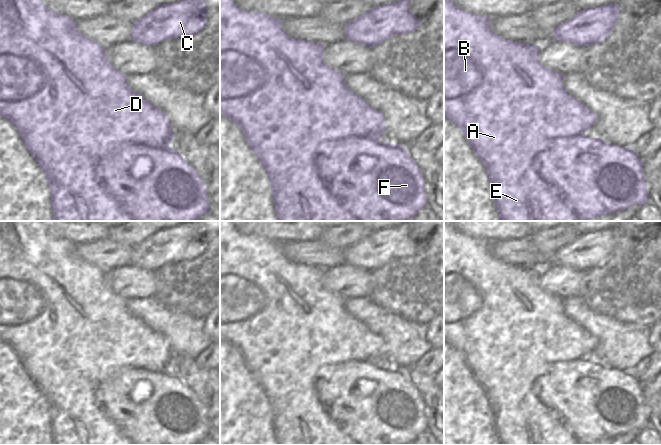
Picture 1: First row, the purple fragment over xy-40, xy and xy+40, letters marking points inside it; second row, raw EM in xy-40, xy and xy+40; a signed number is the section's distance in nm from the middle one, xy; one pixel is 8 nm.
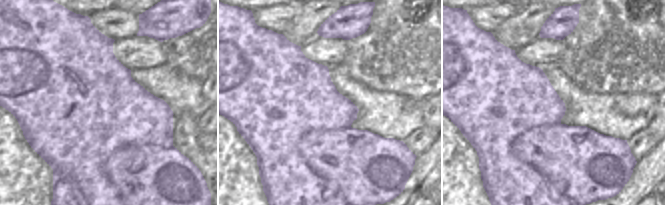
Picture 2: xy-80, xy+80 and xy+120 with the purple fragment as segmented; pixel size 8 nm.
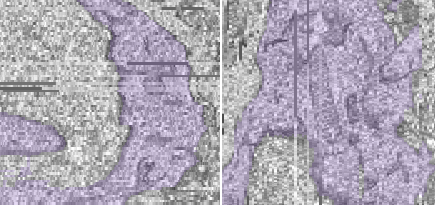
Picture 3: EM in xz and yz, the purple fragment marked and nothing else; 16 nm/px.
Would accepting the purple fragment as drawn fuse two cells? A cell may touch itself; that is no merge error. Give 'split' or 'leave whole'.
split

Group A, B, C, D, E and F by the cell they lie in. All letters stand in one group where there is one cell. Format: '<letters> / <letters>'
A B C D E / F

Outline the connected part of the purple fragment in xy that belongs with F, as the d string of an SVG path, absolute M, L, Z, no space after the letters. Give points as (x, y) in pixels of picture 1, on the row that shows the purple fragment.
M358 136L326 142L317 151L317 169L333 196L357 221L405 221L415 218L427 206L425 179L405 148L398 144Z

